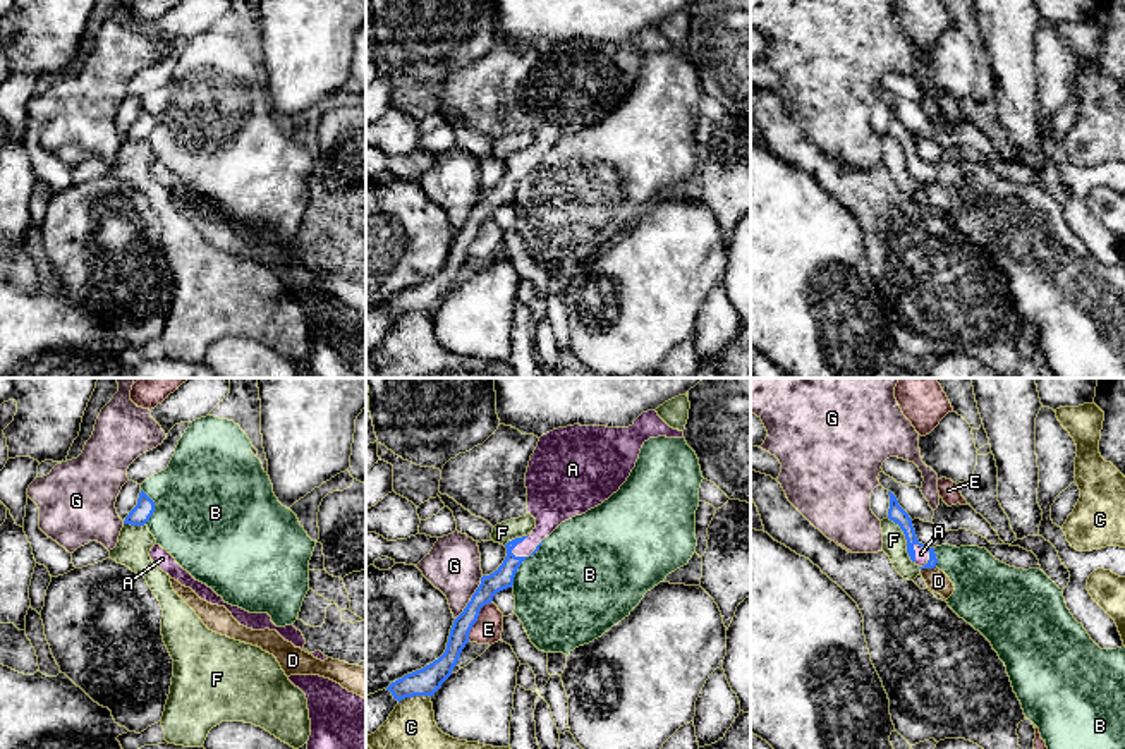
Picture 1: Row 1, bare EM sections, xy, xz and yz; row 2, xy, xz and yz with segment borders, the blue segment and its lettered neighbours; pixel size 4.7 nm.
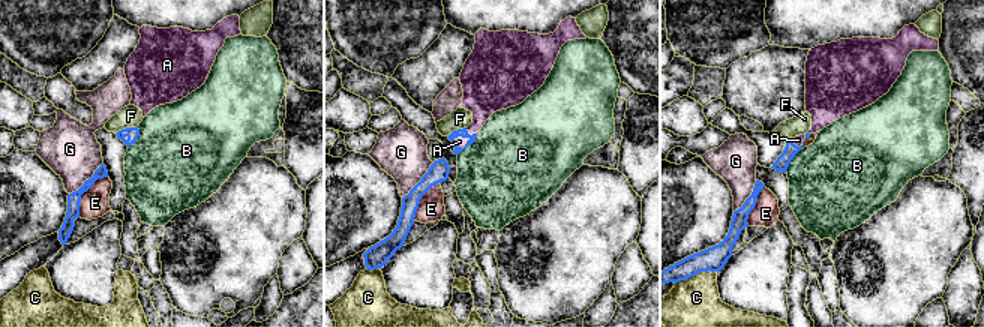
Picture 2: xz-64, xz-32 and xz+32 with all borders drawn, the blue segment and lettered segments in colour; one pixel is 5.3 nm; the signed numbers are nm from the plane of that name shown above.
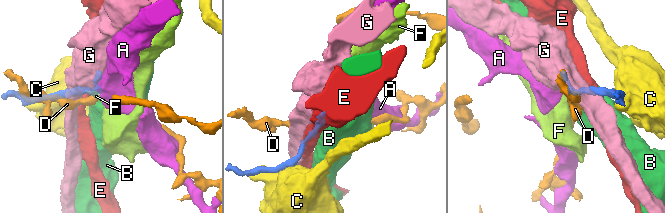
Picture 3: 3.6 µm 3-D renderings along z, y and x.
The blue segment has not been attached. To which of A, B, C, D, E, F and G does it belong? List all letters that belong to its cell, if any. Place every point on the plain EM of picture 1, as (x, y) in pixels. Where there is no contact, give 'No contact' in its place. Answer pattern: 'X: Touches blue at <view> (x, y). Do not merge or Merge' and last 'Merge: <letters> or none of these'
A: Touches blue at yz (930, 169). Merge
B: Touches blue at xz (521, 177). Do not merge
C: Touches blue at xz (414, 310). Do not merge
D: Touches blue at yz (928, 182). Do not merge
E: Touches blue at xz (476, 234). Do not merge
F: Touches blue at yz (906, 153). Do not merge
G: Touches blue at xz (471, 213). Do not merge
Merge: A

